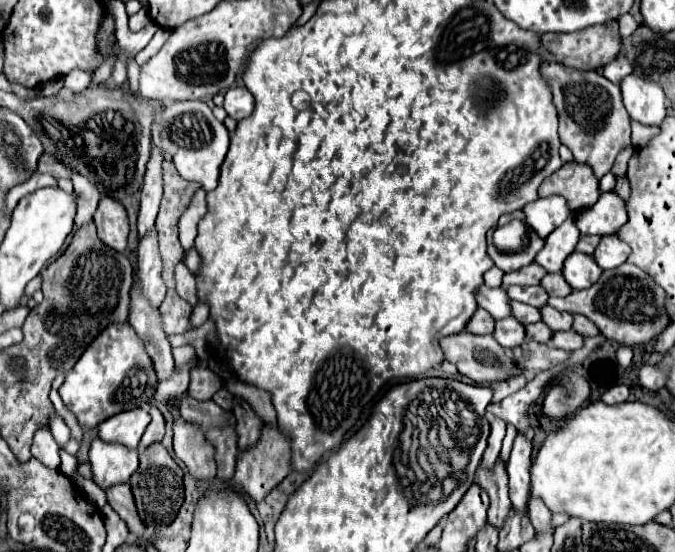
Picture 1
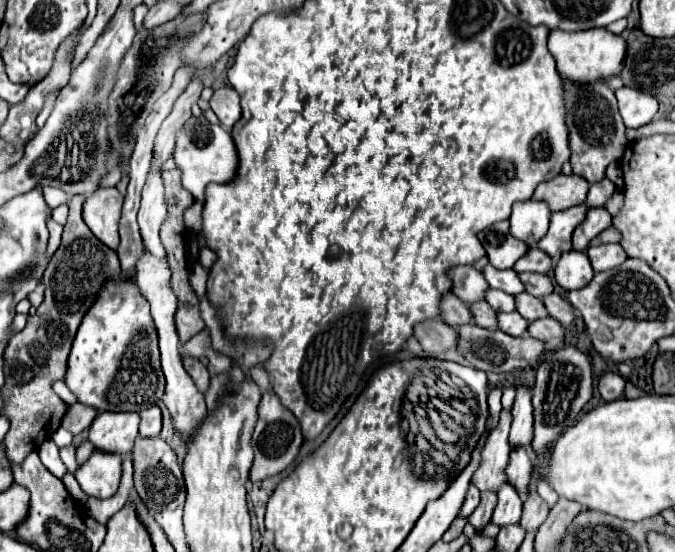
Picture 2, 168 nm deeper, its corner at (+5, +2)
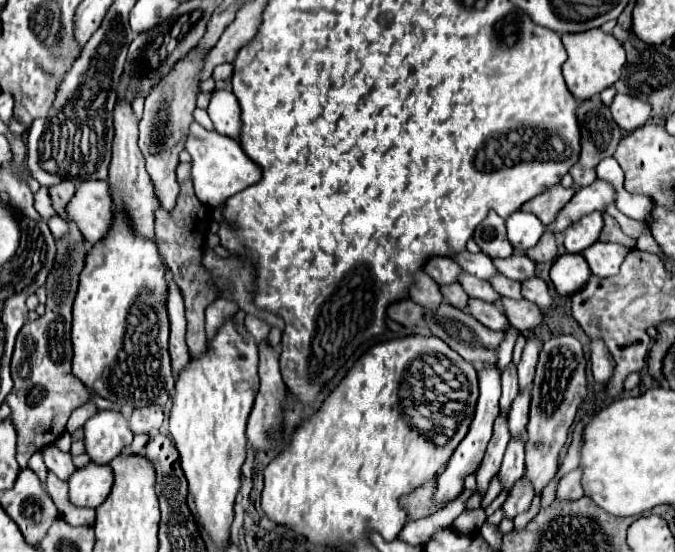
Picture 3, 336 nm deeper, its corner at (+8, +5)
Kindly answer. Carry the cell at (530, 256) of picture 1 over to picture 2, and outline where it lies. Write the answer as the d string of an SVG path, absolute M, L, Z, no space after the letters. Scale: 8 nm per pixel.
M506 233L502 245L484 245L484 249L486 249L486 255L494 267L510 269L528 251L528 245L518 241L510 233Z

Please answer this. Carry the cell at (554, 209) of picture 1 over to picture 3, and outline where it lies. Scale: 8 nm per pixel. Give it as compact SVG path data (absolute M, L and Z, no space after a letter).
M517 210L507 218L507 234L511 244L515 246L515 252L525 252L533 248L543 236L543 232L545 232L543 222L531 212Z

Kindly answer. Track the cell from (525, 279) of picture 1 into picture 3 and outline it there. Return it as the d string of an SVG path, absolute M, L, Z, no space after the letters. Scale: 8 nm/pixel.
M545 230L545 234L541 236L541 242L537 246L533 246L531 250L523 252L527 258L531 258L533 262L549 262L555 260L557 256L557 242L555 242L555 234L551 234L549 230Z

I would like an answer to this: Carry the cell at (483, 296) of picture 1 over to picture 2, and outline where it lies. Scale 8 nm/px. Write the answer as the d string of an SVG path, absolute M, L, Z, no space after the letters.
M458 265L448 273L452 281L452 293L464 303L474 303L484 299L484 291L488 289L486 279L480 271L470 265Z

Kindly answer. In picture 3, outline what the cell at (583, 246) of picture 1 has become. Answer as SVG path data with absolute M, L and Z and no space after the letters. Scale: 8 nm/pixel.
M605 214L605 226L603 226L603 232L601 232L599 240L601 240L601 242L616 242L623 244L630 249L634 249L636 245L636 240L628 239L626 235L621 232L621 228L617 226L615 218L609 216L609 214Z

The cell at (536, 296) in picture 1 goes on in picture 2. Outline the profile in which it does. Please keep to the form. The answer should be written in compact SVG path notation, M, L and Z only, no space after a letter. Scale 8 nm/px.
M486 265L482 269L482 275L486 277L488 285L494 287L494 289L502 289L510 295L518 295L524 291L524 285L522 281L518 279L518 275L514 273L514 269L508 269L508 271L500 271L500 269L494 269L494 265Z

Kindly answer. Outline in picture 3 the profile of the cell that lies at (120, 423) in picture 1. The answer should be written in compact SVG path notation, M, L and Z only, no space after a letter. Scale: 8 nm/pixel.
M99 410L85 422L85 450L97 464L109 464L133 440L129 420L119 410Z

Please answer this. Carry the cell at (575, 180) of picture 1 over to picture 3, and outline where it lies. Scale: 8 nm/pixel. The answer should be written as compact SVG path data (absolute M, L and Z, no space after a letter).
M555 184L543 190L541 194L537 194L535 198L531 198L527 204L523 204L521 210L533 212L547 226L557 216L557 212L573 198L573 194L575 194L575 186L565 188L561 184Z

